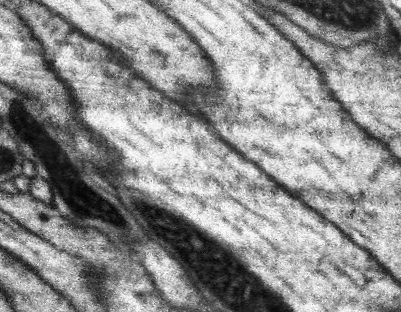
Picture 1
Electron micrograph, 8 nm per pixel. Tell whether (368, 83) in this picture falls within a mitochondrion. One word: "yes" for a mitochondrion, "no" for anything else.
no

